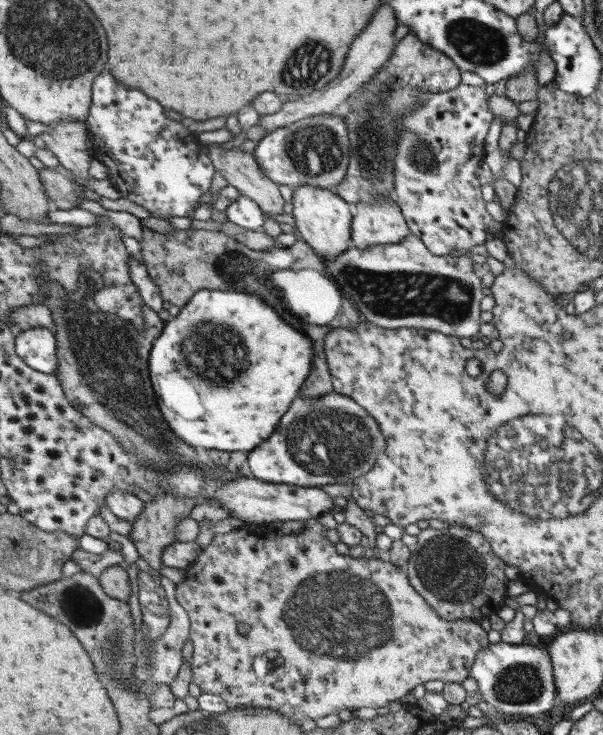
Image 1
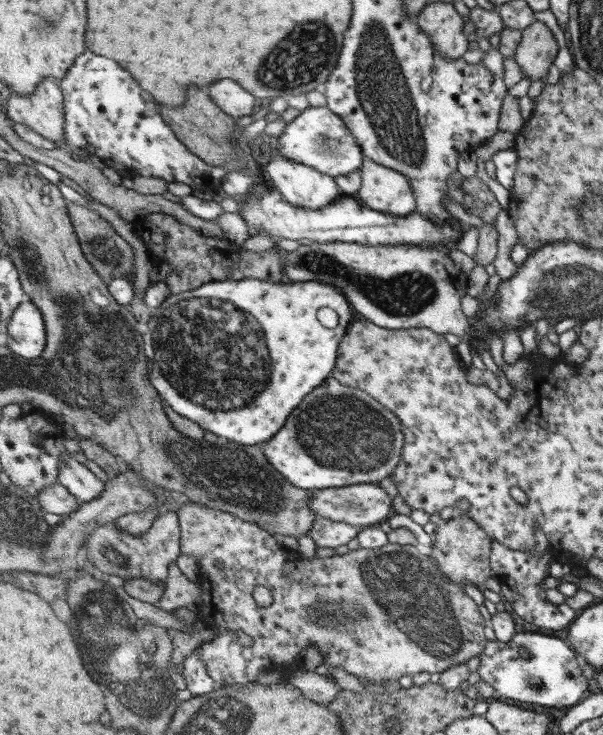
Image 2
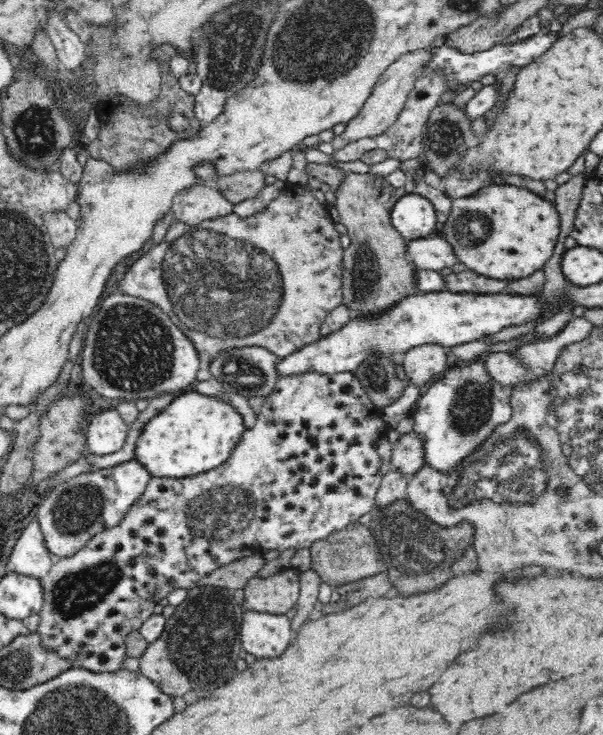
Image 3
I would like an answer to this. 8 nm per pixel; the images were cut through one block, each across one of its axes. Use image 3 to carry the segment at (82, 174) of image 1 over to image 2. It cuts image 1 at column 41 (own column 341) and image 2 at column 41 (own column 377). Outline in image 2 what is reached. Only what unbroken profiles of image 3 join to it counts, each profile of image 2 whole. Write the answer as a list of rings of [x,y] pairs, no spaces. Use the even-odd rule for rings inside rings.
[[[53,80],[43,82],[33,98],[13,94],[7,114],[15,124],[27,124],[51,142],[67,142],[67,108],[65,92]]]

